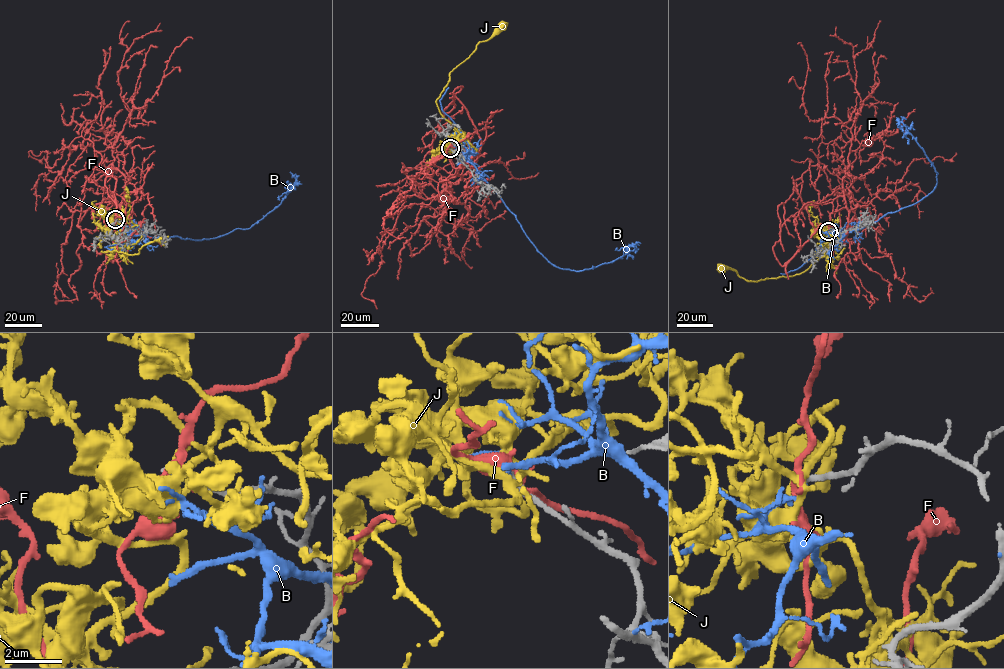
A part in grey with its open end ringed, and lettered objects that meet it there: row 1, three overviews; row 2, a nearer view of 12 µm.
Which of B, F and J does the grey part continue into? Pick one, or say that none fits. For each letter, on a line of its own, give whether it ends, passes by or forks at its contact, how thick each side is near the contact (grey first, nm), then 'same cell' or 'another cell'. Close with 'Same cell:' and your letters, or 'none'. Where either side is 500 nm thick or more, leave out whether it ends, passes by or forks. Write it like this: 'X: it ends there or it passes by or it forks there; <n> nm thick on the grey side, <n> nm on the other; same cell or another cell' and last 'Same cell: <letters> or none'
B: it passes by; 260 nm thick on the grey side, 70 nm on the other; another cell
F: it forks there; 240 nm thick on the grey side, 200 nm on the other; another cell
J: it forks there; 280 nm thick on the grey side, 240 nm on the other; another cell
Same cell: none

